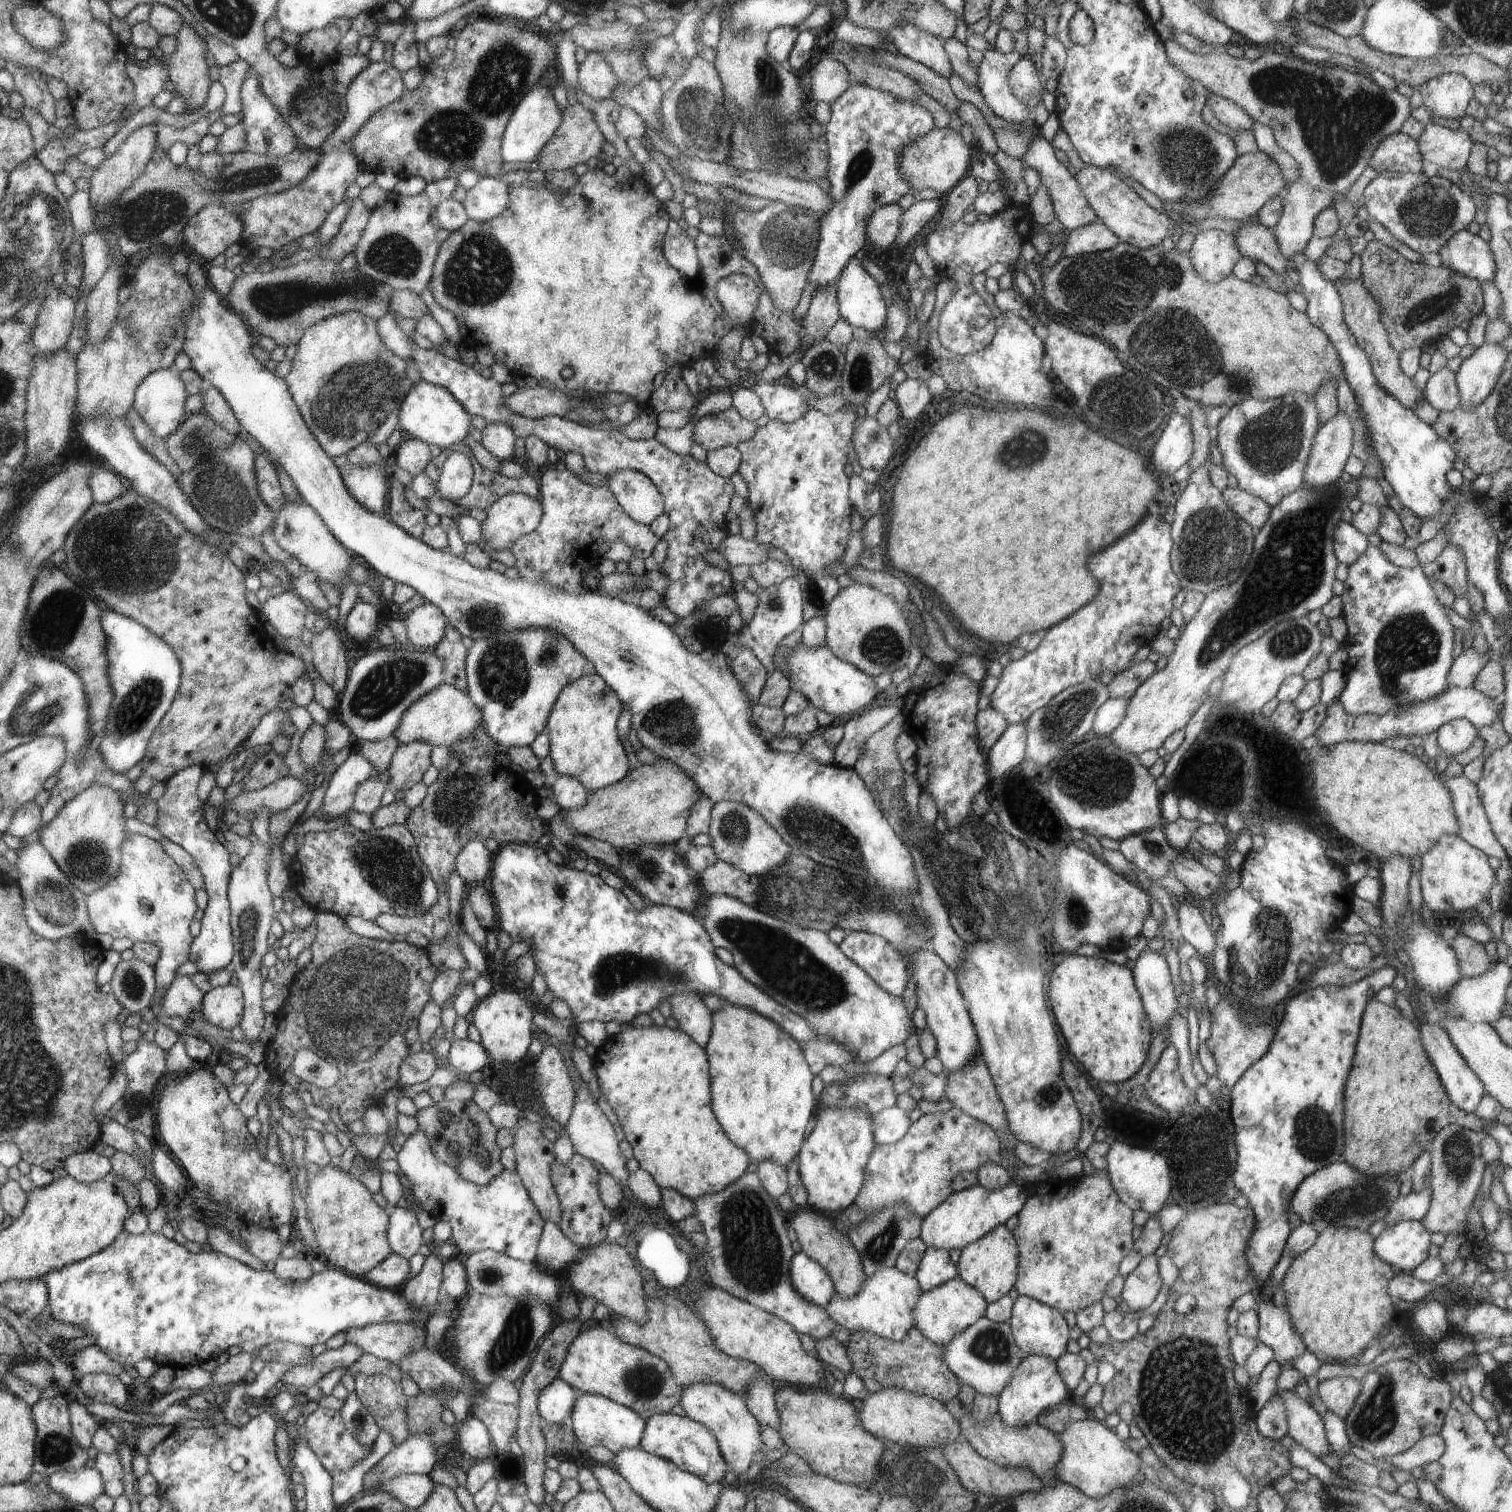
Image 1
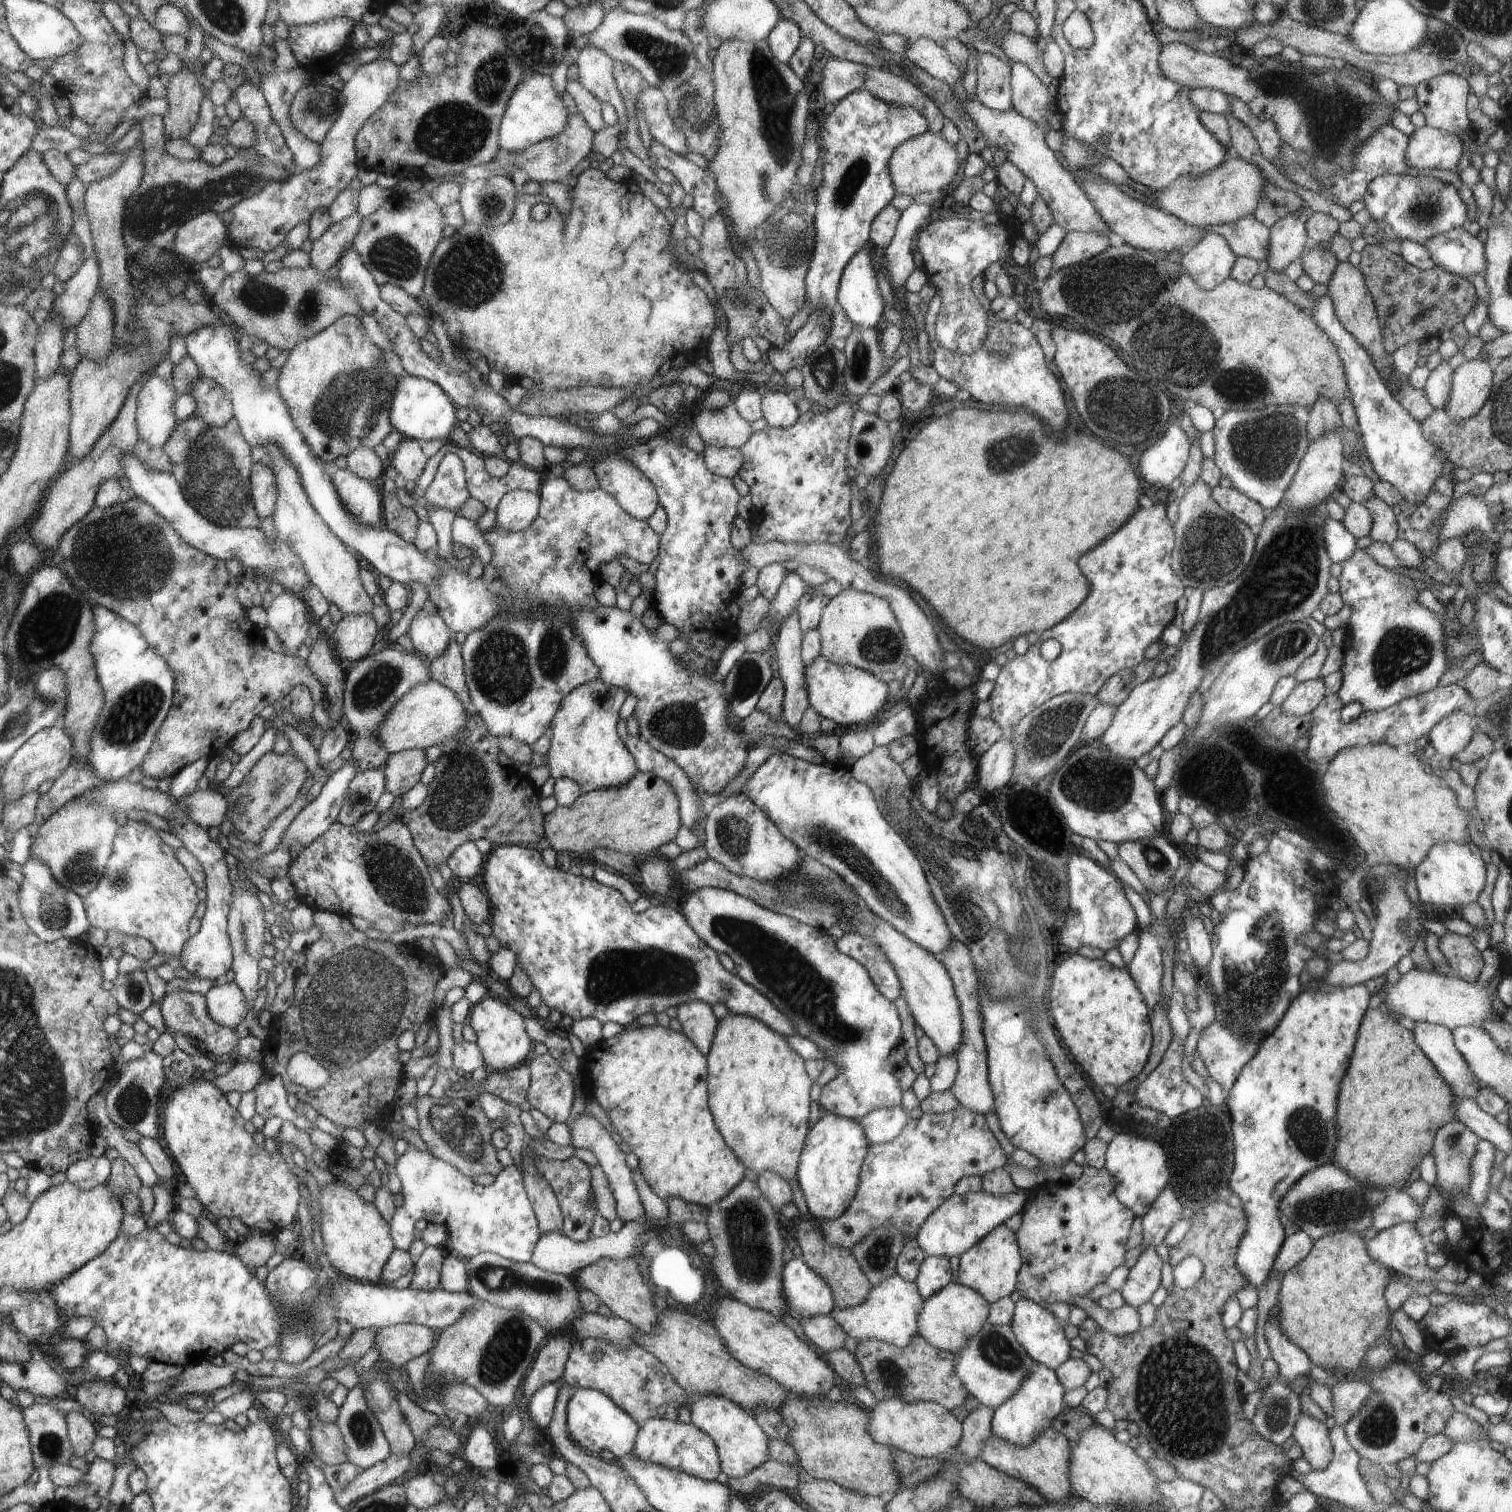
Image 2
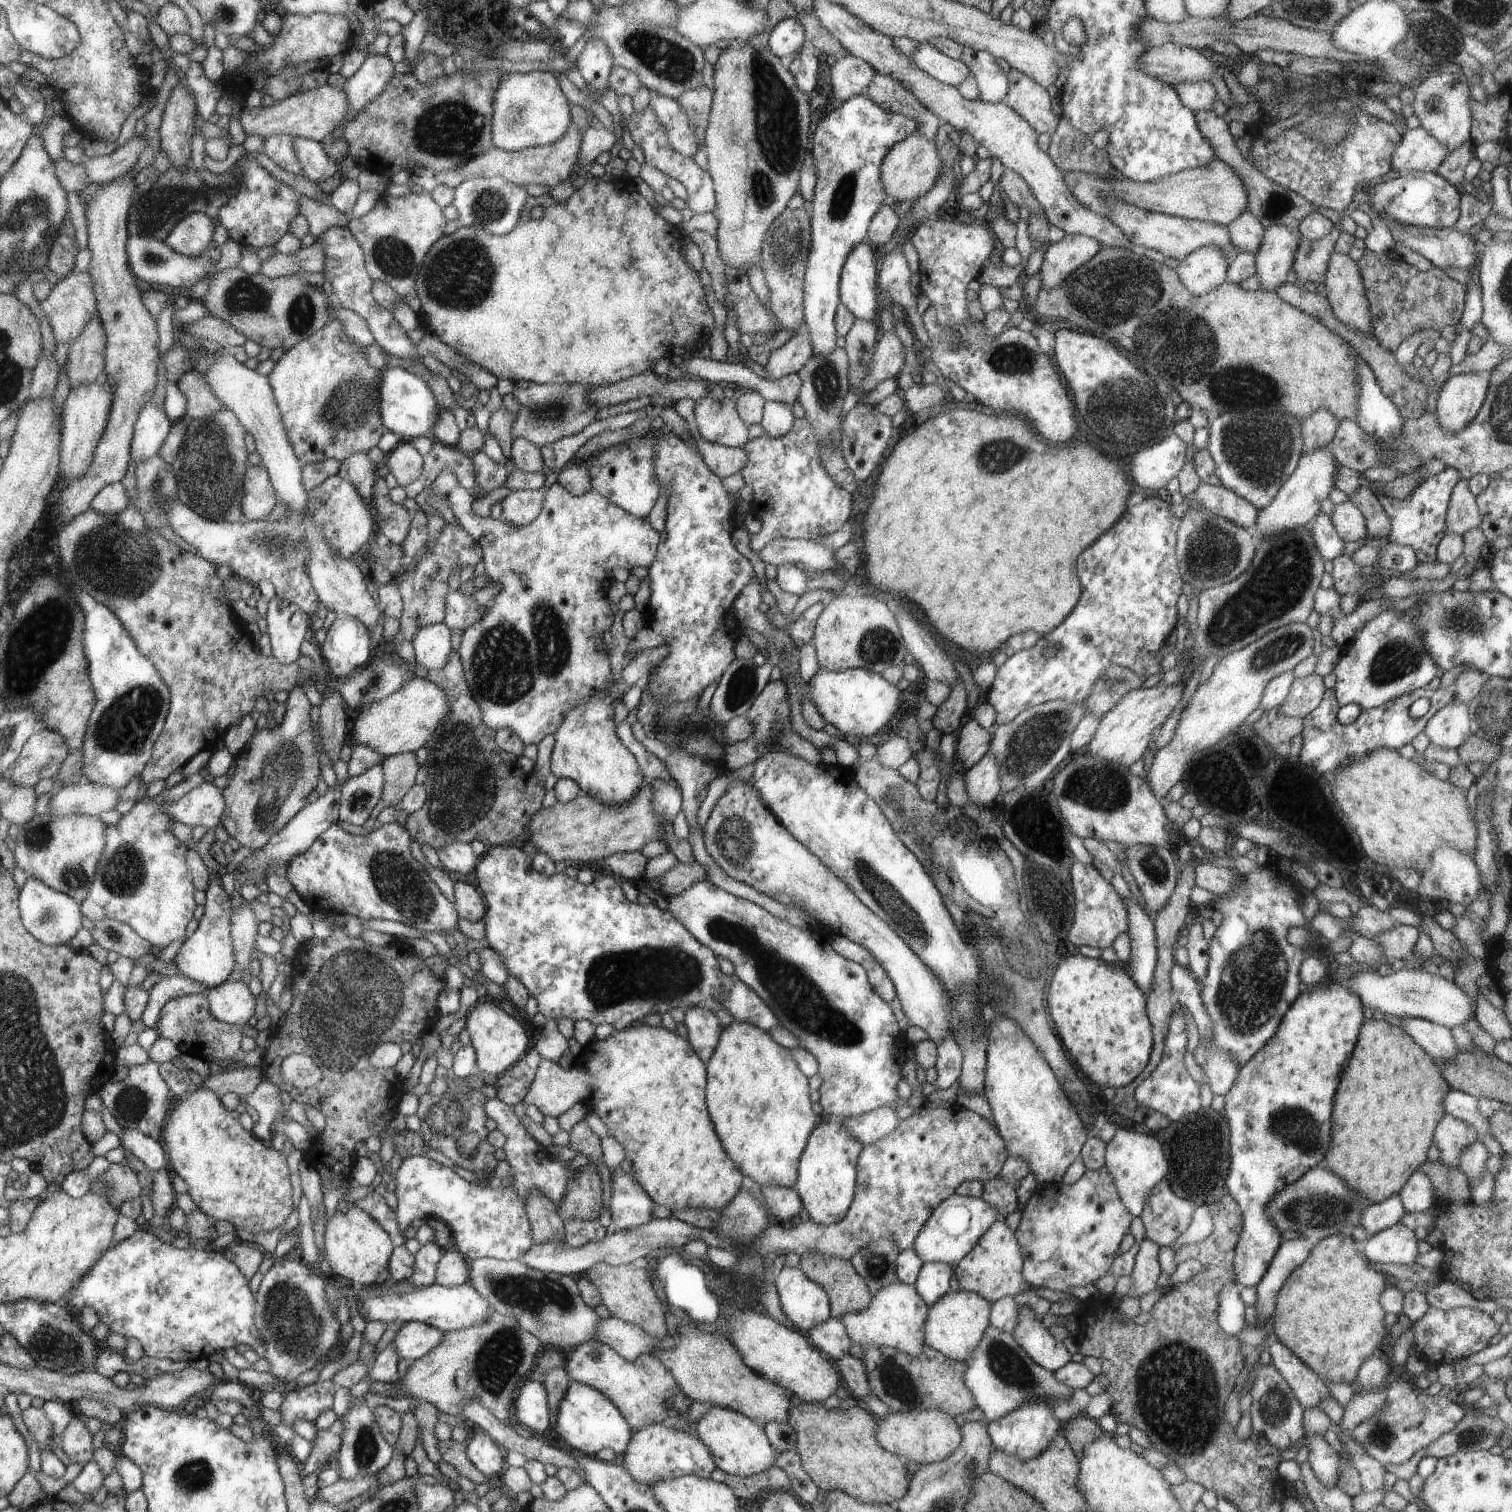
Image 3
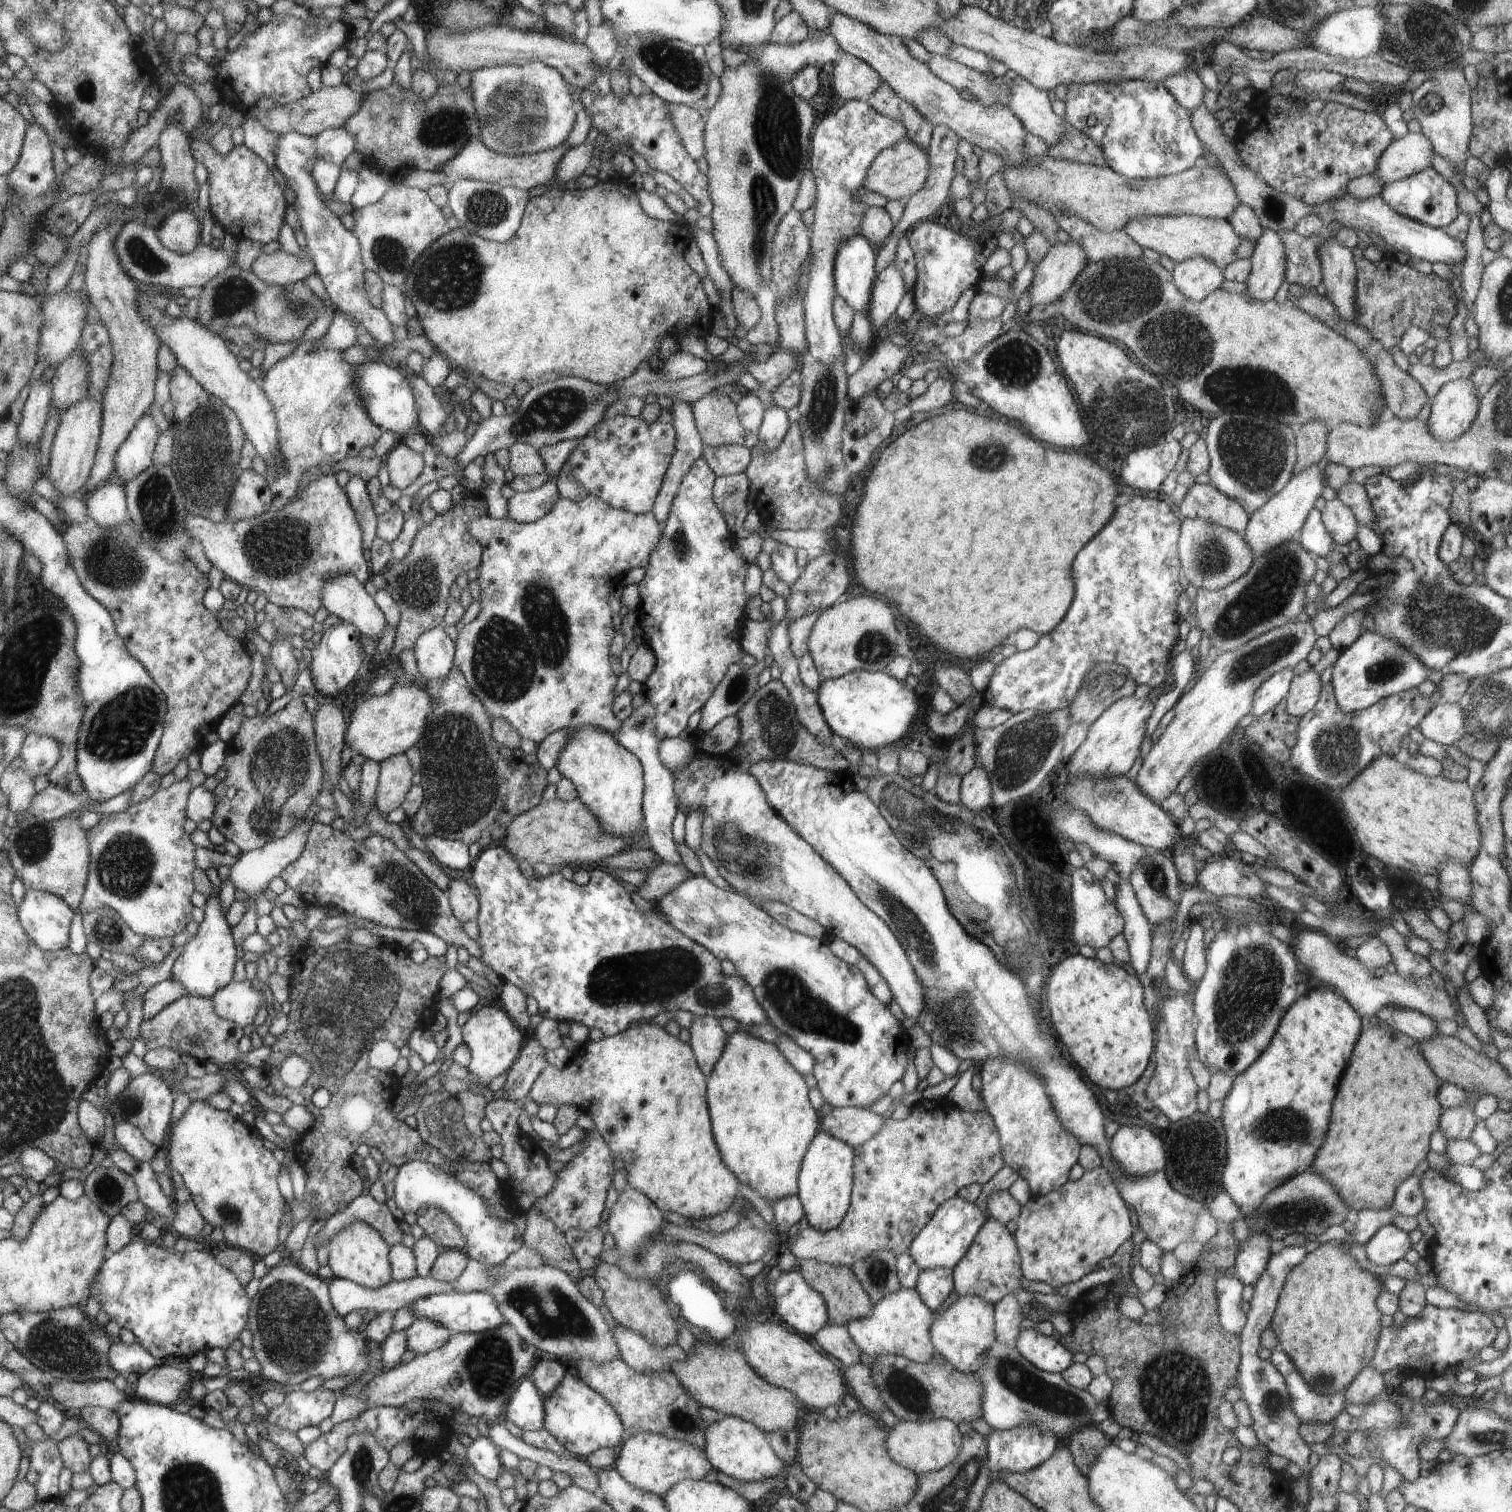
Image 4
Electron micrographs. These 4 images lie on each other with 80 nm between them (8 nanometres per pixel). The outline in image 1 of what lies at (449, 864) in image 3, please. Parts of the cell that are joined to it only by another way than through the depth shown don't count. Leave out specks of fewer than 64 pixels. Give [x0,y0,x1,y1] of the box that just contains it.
[456,840,493,887]

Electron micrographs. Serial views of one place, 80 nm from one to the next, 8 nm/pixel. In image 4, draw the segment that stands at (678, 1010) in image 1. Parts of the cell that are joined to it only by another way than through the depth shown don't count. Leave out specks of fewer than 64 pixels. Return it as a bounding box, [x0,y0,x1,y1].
[690,1016,729,1076]

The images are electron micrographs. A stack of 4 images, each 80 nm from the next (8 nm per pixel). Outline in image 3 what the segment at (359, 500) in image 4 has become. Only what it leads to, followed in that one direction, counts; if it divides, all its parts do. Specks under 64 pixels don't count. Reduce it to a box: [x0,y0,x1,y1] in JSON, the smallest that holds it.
[343,454,378,504]

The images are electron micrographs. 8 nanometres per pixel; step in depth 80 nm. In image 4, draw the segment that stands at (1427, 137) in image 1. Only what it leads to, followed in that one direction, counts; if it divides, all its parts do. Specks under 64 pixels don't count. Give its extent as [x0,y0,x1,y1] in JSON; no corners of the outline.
[1376,132,1436,184]

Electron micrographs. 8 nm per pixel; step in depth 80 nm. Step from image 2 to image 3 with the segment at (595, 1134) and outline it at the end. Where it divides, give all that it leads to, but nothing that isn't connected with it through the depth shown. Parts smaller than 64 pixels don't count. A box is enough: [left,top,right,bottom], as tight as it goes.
[608,1165,654,1231]

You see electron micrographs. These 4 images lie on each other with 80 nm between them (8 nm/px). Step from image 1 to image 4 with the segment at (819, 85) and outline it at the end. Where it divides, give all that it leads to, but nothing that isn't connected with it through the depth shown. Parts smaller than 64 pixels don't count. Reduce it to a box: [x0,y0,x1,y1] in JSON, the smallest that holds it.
[832,53,882,102]

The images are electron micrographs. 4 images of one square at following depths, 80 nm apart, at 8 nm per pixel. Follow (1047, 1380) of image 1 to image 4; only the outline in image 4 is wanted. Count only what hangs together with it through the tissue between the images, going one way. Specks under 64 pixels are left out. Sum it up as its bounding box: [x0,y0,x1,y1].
[987,1424,1059,1480]

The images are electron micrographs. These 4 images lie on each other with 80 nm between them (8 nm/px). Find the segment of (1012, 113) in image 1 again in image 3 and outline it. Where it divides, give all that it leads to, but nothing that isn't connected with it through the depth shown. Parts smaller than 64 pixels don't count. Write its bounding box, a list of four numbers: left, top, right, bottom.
[960,46,1008,104]

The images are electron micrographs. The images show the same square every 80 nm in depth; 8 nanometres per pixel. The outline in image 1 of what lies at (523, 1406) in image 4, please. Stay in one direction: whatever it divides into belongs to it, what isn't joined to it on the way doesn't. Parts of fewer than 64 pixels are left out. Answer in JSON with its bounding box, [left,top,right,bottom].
[538,1377,577,1425]

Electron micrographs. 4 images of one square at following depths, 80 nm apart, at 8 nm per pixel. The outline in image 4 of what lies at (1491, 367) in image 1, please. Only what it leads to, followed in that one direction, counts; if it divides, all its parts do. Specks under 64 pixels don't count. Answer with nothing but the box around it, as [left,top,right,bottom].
[1427,379,1481,442]

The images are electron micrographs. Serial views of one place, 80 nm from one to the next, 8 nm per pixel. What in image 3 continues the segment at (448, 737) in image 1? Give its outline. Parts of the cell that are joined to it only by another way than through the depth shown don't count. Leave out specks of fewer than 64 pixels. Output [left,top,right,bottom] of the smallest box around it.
[353,677,450,758]

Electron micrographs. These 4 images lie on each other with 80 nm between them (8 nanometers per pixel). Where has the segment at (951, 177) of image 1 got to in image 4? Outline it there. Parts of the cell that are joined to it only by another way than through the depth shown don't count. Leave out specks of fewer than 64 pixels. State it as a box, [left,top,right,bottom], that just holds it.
[868,137,930,201]

